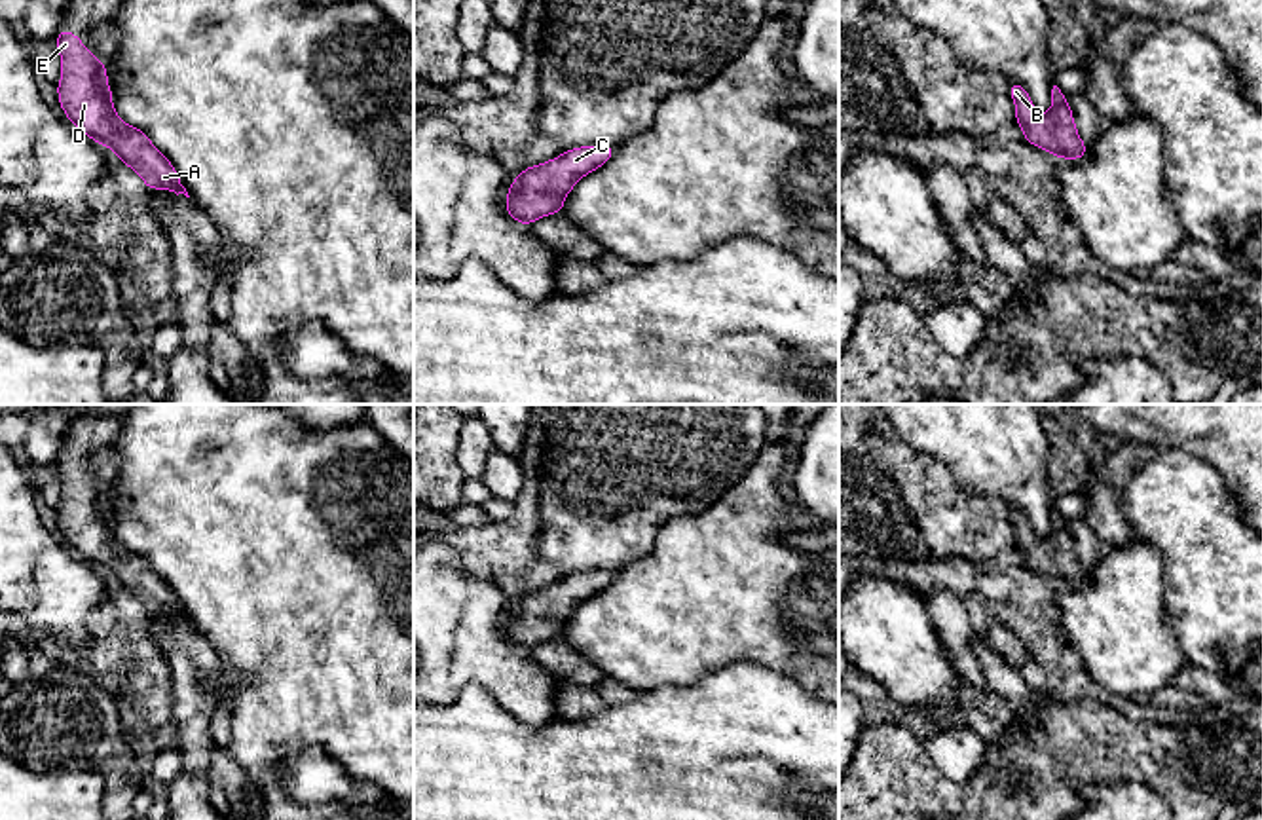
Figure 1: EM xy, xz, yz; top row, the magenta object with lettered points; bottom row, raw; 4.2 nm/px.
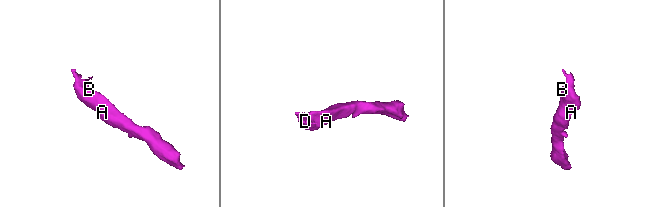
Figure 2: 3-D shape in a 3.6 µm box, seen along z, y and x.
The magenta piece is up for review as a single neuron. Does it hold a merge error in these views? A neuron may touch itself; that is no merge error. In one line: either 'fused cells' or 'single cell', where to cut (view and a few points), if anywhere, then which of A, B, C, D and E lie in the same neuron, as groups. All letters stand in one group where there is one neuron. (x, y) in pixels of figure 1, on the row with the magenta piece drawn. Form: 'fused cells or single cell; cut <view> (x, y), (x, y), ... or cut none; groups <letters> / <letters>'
single cell; cut none; groups A B C D E

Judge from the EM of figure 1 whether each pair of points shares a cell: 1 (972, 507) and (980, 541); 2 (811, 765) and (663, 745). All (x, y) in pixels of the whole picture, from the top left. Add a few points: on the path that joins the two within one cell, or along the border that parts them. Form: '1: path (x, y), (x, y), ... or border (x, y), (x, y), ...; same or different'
1: path (972, 515), (980, 534); same
2: path (775, 762), (699, 762); same

